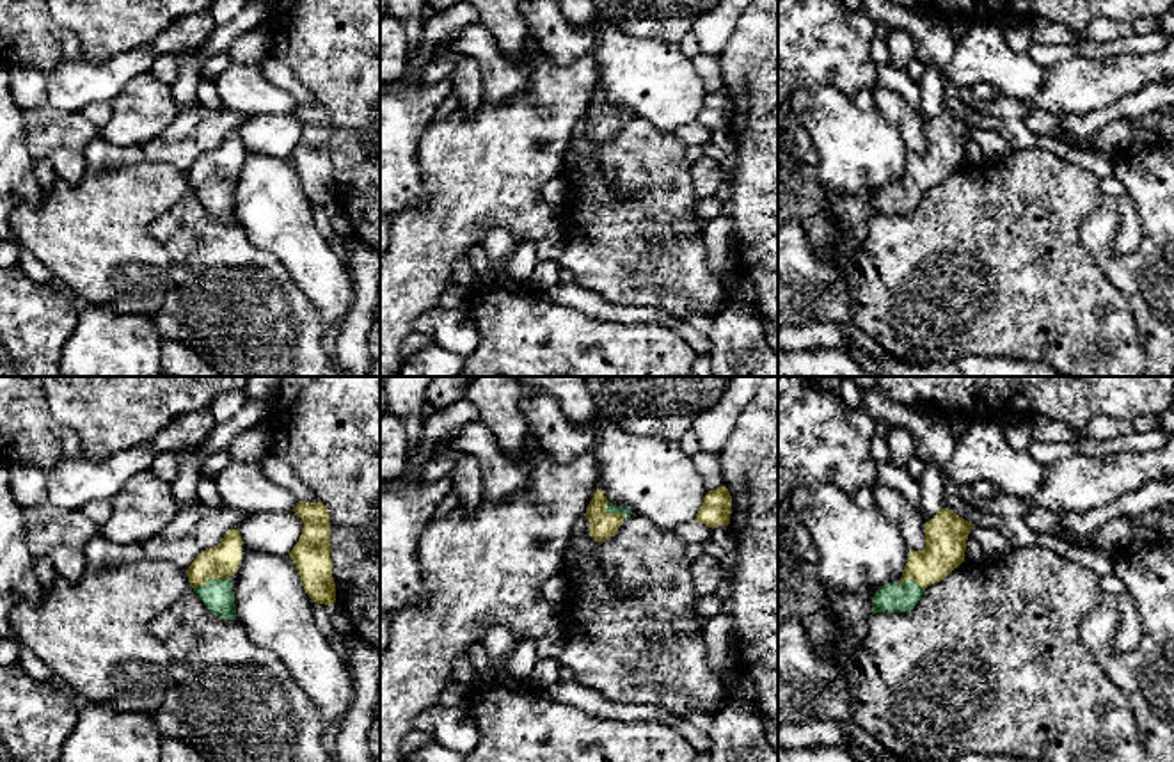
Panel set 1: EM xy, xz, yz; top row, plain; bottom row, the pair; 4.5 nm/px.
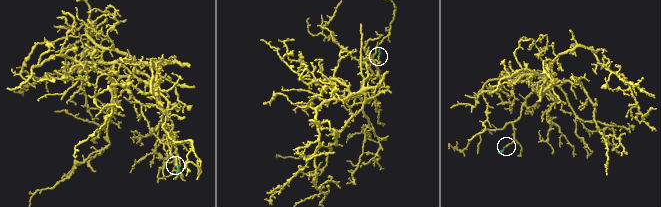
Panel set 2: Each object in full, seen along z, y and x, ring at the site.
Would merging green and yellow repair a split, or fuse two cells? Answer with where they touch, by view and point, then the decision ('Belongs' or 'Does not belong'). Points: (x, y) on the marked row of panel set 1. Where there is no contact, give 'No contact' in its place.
Touches green at xy (210, 579). Belongs

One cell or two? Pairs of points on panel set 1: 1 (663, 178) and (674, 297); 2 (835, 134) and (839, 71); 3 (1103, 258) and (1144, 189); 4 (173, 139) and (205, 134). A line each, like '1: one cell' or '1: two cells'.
1: one cell
2: two cells
3: one cell
4: one cell

